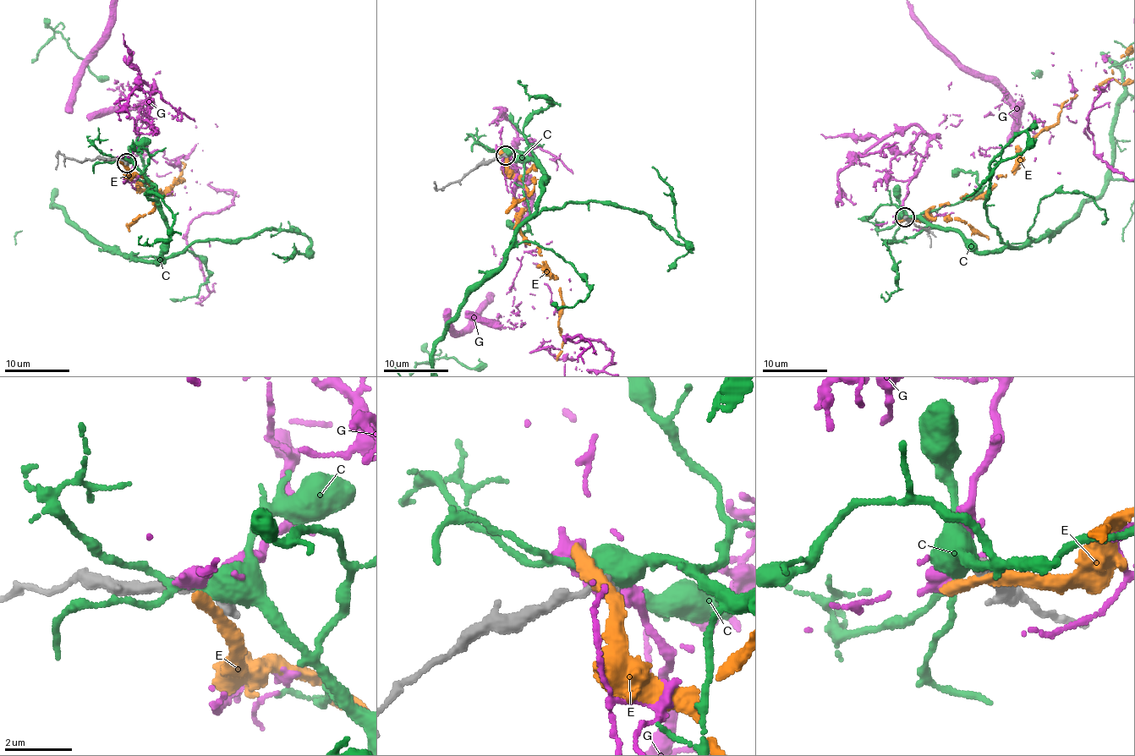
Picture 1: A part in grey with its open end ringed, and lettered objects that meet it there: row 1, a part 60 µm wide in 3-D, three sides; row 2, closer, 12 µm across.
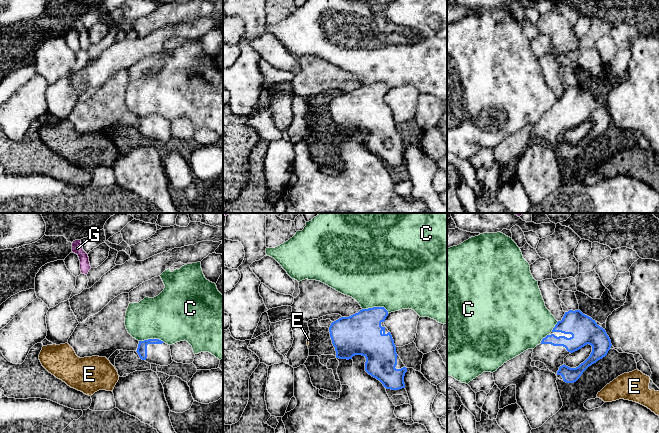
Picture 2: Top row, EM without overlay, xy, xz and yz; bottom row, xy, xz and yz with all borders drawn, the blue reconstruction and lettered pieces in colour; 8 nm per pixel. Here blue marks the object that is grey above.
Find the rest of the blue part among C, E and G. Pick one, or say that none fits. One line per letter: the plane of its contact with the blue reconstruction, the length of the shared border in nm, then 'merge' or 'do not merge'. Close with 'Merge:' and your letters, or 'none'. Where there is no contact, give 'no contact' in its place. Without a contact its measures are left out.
C: meets blue in xz; contact 220 nm long; do not merge
E: no contact; do not merge
G: no contact; do not merge
Merge: none

